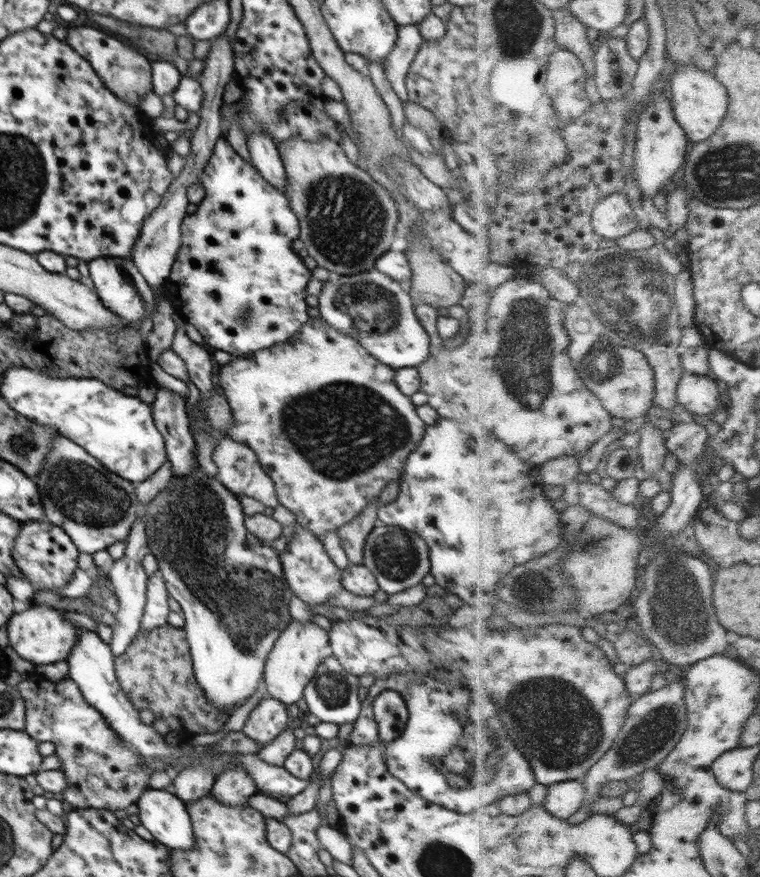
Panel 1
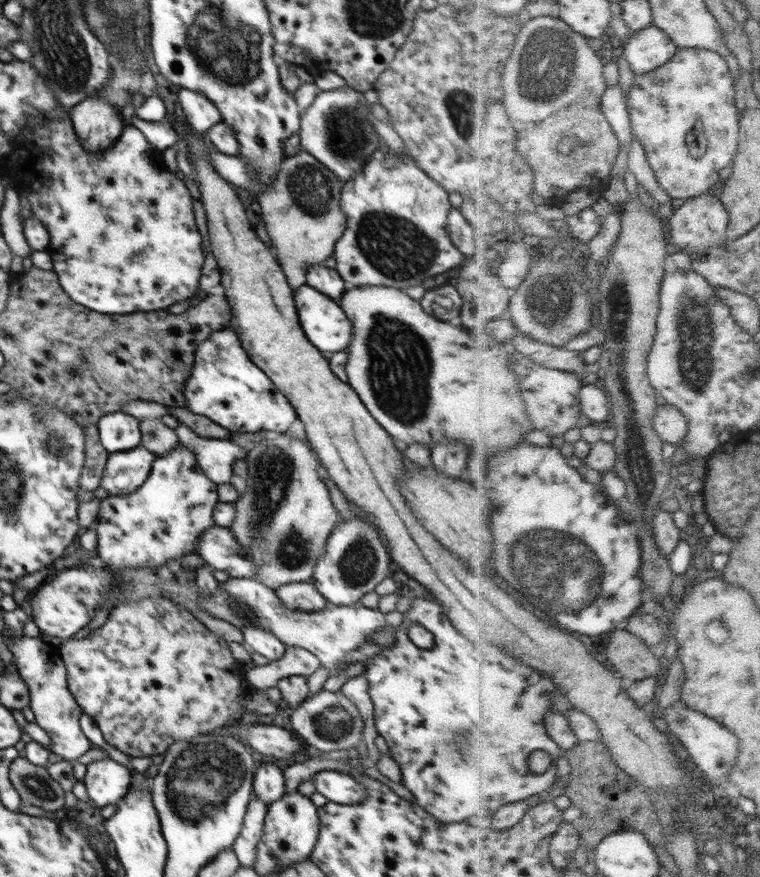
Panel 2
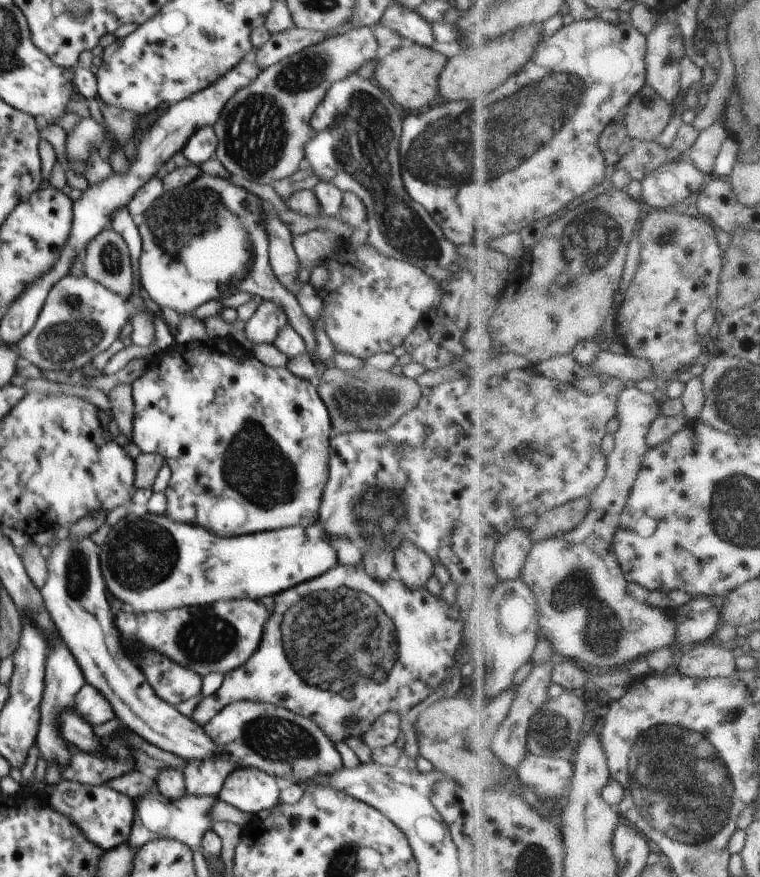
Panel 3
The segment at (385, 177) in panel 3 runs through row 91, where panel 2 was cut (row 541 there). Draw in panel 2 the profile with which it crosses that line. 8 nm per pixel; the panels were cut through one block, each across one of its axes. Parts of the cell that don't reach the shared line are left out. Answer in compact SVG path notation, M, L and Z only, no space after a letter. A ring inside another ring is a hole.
M355 507L351 517L342 517L327 540L326 551L318 559L312 578L308 582L328 600L329 606L352 606L360 598L375 590L375 586L389 576L392 566L386 543L380 536L378 528L369 522L366 512Z

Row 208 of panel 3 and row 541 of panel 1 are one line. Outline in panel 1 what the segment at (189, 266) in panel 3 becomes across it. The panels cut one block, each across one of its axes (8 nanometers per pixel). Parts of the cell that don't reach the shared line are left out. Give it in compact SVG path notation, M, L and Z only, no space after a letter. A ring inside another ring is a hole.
M191 427L191 435L195 439L195 450L193 469L190 469L187 475L170 477L170 482L163 488L145 507L139 508L139 520L143 520L146 524L146 540L150 542L150 553L158 559L159 571L163 574L165 585L169 595L178 601L182 612L184 612L185 625L183 629L186 633L187 641L189 642L189 649L191 657L193 658L193 669L199 682L199 686L203 688L201 692L207 696L207 699L219 709L226 711L232 715L233 711L240 707L242 704L252 696L257 688L258 684L263 682L263 674L265 669L265 662L270 652L270 649L274 646L276 639L281 635L281 632L289 624L292 619L290 611L288 610L290 604L290 598L292 598L293 590L289 587L287 580L285 579L284 569L281 563L279 553L274 551L269 543L263 542L258 537L248 537L248 529L245 527L245 514L242 508L241 502L237 495L230 490L226 490L224 485L217 483L214 484L214 478L210 478L208 474L204 472L202 465L198 462L196 456L196 438L197 432L194 427Z

